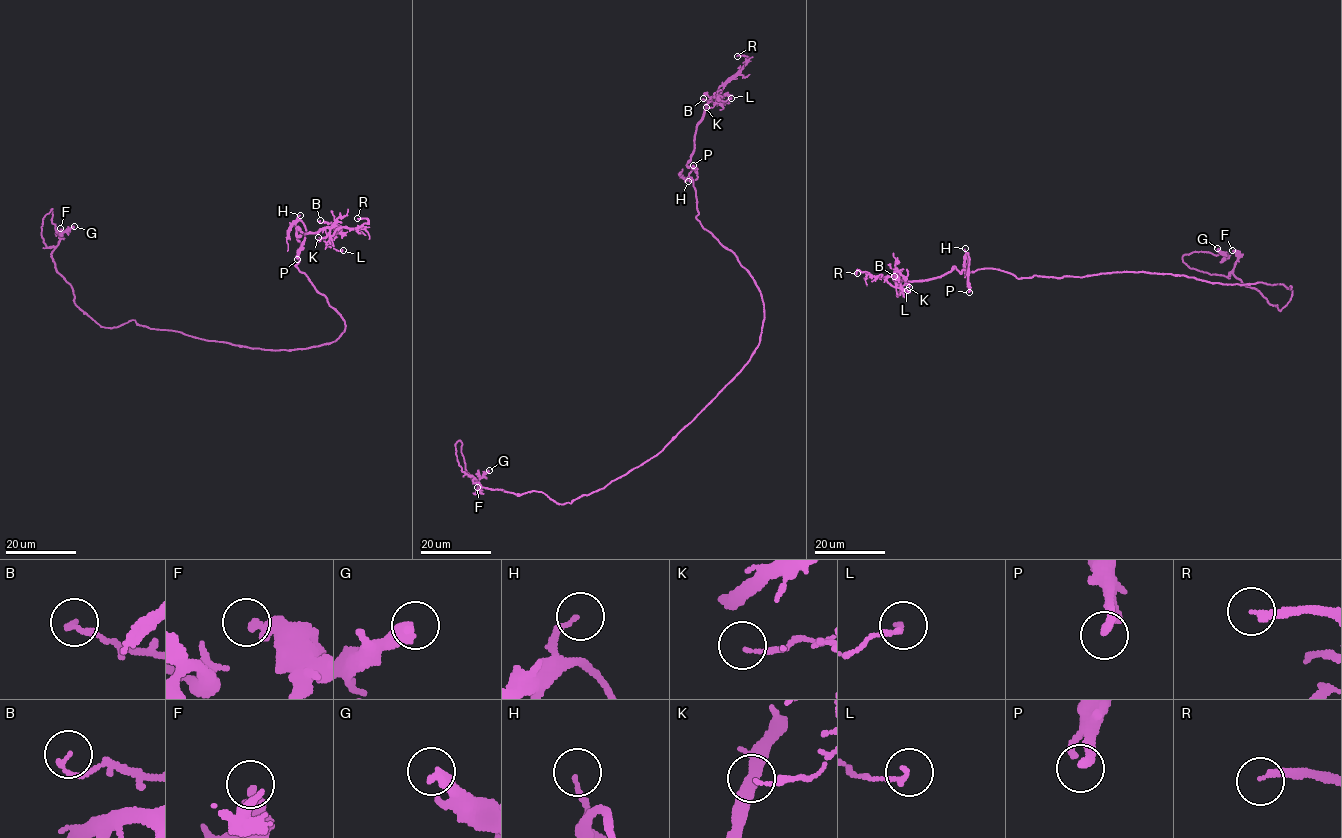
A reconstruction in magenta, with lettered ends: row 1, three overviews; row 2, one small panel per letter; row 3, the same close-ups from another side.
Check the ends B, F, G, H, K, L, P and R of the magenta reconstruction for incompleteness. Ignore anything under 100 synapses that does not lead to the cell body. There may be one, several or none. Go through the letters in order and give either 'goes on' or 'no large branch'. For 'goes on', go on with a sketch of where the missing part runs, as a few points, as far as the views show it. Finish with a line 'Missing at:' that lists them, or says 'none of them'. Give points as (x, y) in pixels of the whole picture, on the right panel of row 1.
B: no large branch
F: no large branch
G: no large branch
H: no large branch
K: no large branch
L: no large branch
P: no large branch
R: goes on; course (857, 273), (850, 297), (857, 297)
Missing at: R

